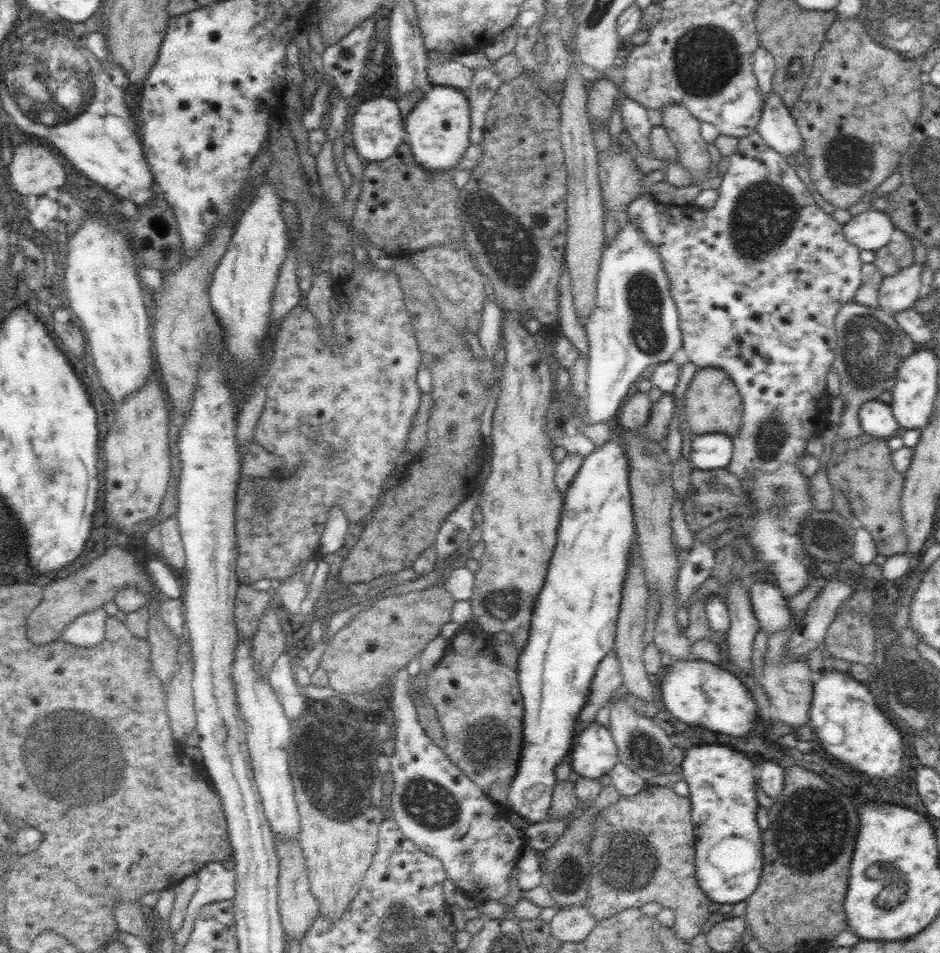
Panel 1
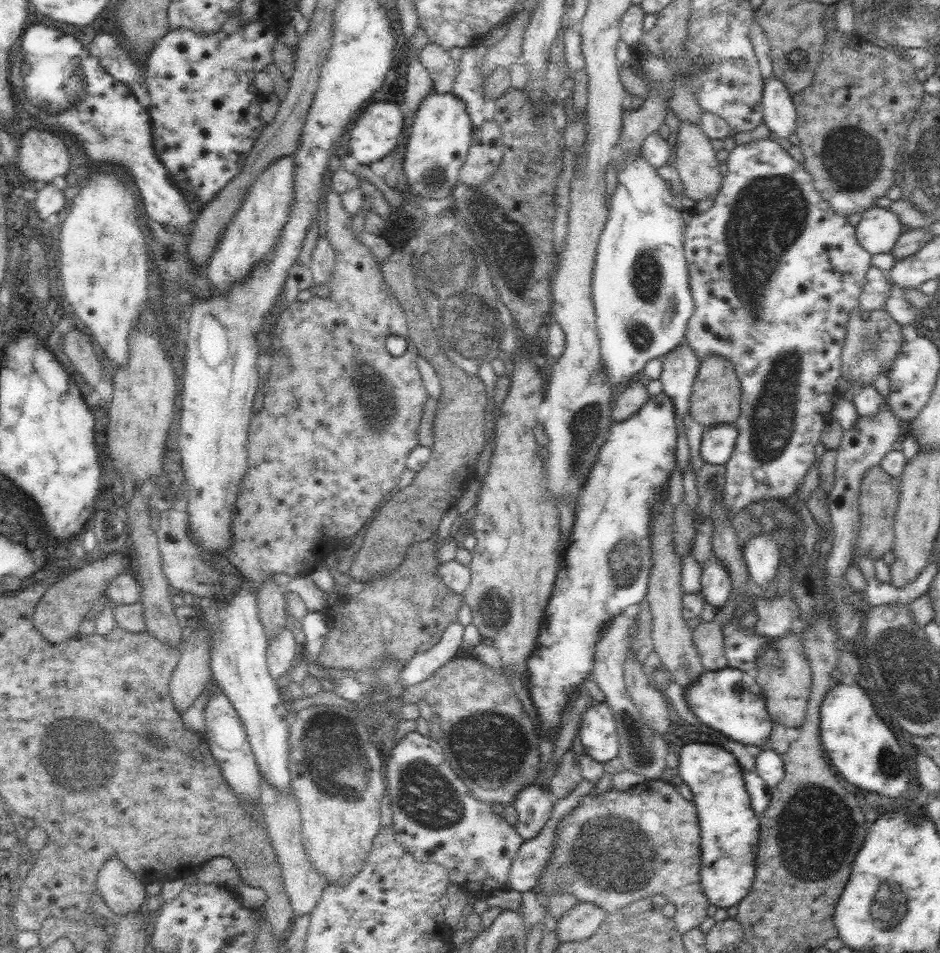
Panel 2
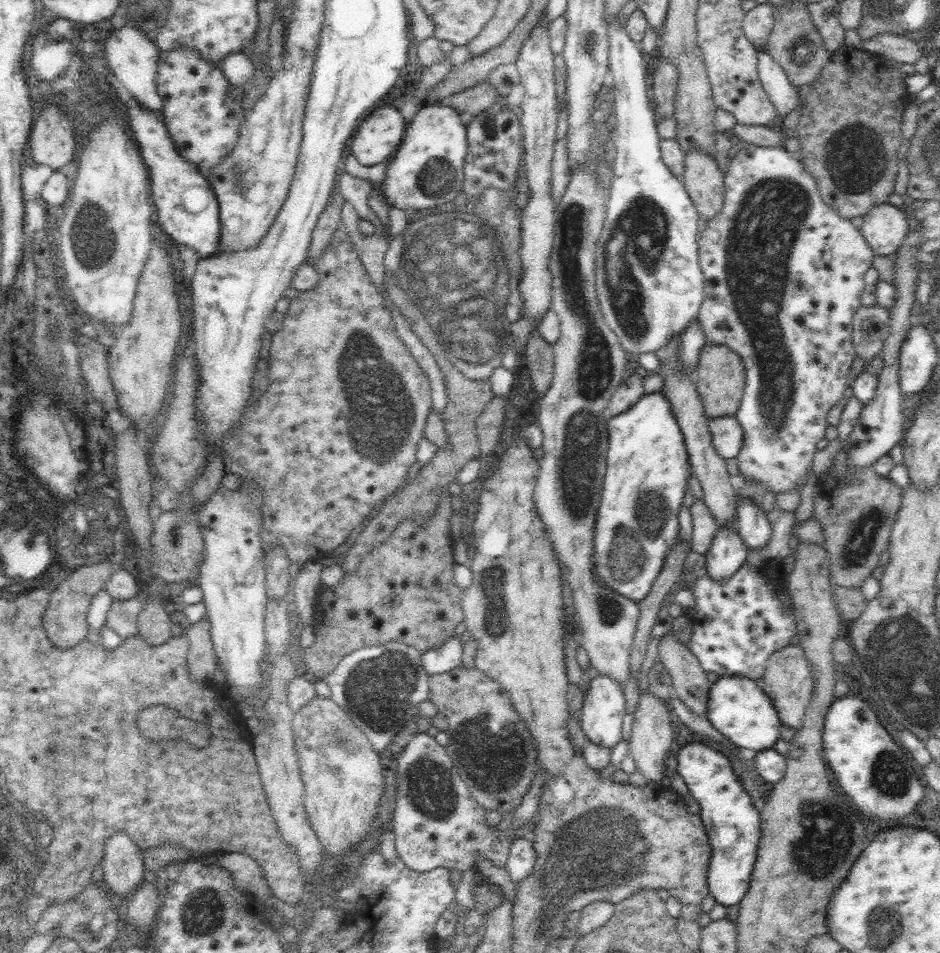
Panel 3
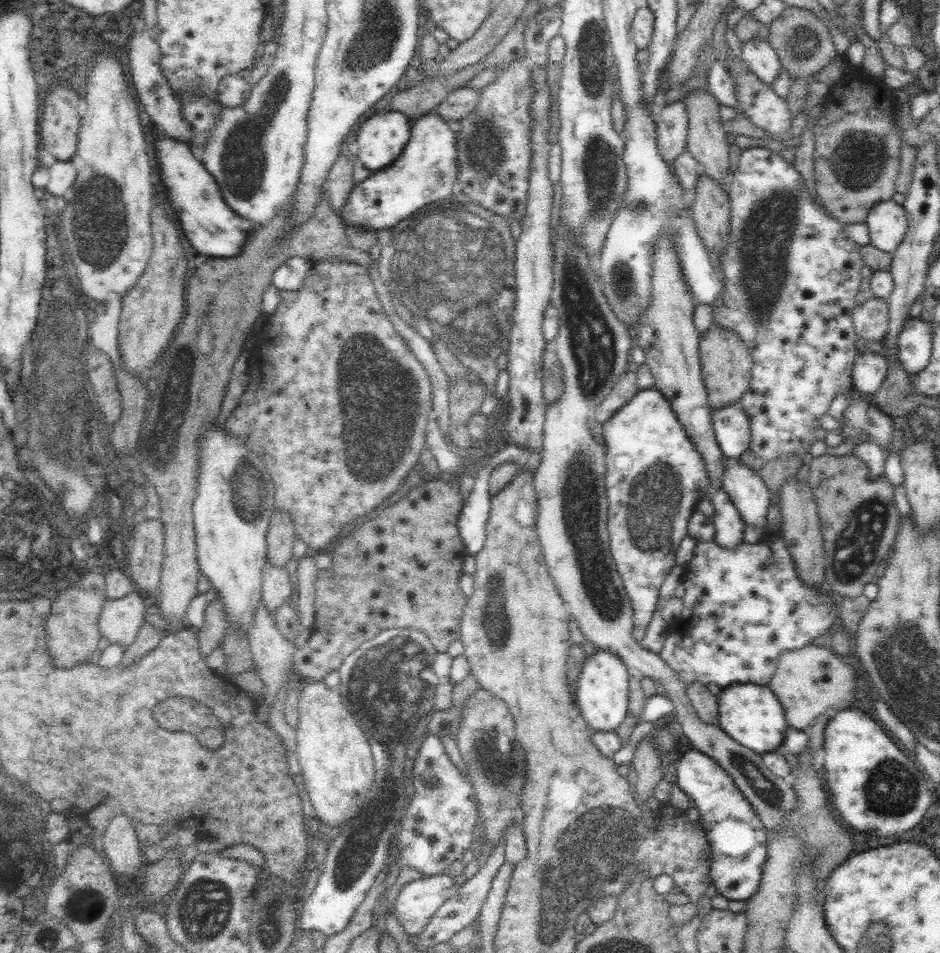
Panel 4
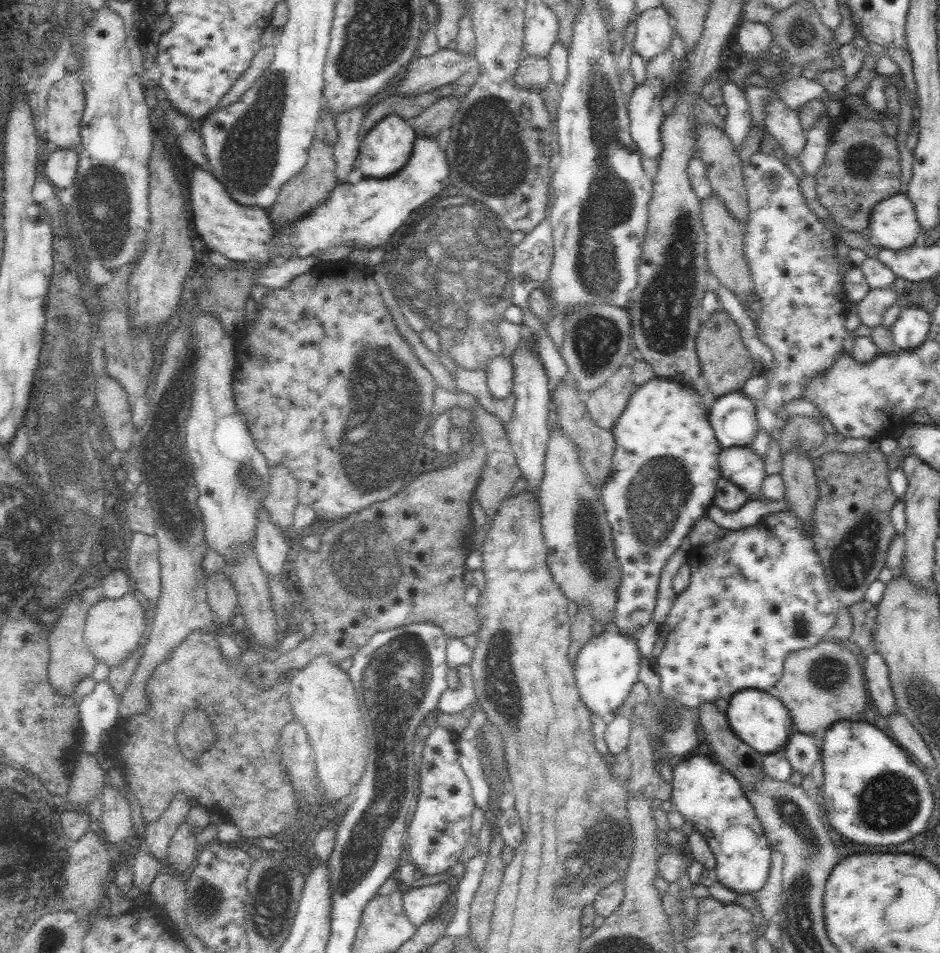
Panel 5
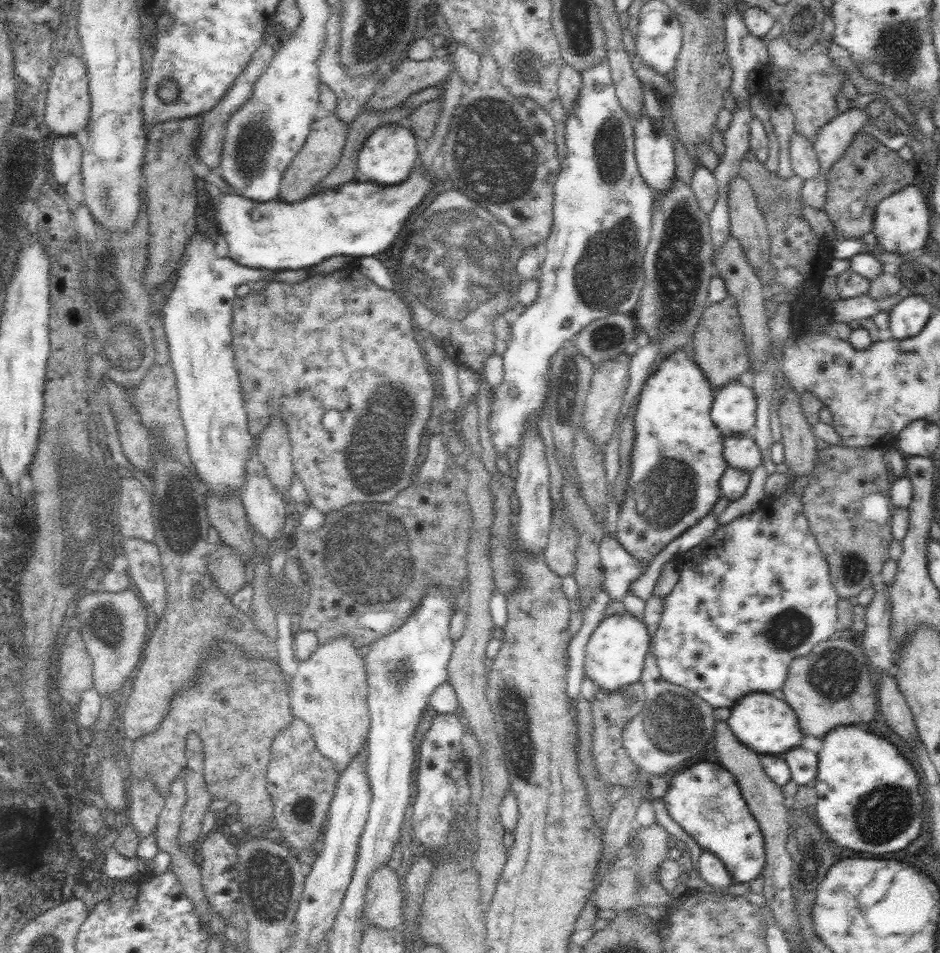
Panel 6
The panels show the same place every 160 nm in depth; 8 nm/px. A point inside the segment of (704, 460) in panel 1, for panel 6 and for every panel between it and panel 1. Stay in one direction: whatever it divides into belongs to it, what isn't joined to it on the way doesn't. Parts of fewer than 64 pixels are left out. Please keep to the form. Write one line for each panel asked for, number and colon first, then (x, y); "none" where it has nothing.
2: (718, 443)
3: (727, 433)
4: (731, 424)
5: (733, 417)
6: (733, 411)

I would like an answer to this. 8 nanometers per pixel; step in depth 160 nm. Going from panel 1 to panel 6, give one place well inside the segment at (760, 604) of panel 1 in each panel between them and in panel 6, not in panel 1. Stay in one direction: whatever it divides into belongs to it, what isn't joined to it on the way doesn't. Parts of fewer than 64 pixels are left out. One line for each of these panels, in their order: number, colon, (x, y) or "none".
2: (762, 556)
3: (753, 524)
4: (750, 495)
5: (740, 464)
6: (740, 451)

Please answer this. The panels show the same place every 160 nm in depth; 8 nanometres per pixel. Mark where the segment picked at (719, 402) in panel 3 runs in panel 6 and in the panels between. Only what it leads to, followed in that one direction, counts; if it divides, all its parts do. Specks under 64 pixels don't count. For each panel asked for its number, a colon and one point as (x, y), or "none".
4: (726, 362)
5: (726, 364)
6: (719, 347)

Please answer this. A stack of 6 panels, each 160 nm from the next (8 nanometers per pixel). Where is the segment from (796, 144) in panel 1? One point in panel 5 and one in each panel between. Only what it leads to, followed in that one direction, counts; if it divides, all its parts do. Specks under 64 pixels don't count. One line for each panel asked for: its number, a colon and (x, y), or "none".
2: (779, 114)
3: (784, 95)
4: (757, 54)
5: (754, 37)

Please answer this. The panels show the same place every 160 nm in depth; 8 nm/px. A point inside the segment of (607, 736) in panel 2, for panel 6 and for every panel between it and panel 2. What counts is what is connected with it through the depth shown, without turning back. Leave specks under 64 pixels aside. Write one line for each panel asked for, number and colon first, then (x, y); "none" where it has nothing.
3: (603, 707)
4: (603, 686)
5: (607, 667)
6: (614, 655)

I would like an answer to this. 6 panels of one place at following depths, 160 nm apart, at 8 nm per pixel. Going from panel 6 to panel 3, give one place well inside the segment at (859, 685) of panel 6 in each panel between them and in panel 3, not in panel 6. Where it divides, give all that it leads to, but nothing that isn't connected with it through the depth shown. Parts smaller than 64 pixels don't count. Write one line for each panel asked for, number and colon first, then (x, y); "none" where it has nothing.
3: (789, 681)
4: (807, 681)
5: (822, 685)

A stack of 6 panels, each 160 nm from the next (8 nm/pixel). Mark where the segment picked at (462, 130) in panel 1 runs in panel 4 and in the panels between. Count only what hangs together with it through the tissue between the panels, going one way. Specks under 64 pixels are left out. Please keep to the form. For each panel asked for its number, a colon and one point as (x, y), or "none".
2: (440, 136)
3: (427, 170)
4: (426, 171)

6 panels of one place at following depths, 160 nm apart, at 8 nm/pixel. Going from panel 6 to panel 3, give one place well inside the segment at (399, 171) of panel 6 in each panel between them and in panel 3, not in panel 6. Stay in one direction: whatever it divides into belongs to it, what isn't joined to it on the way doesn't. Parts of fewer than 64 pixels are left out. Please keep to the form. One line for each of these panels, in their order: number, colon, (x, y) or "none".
3: (380, 135)
4: (381, 138)
5: (385, 149)

